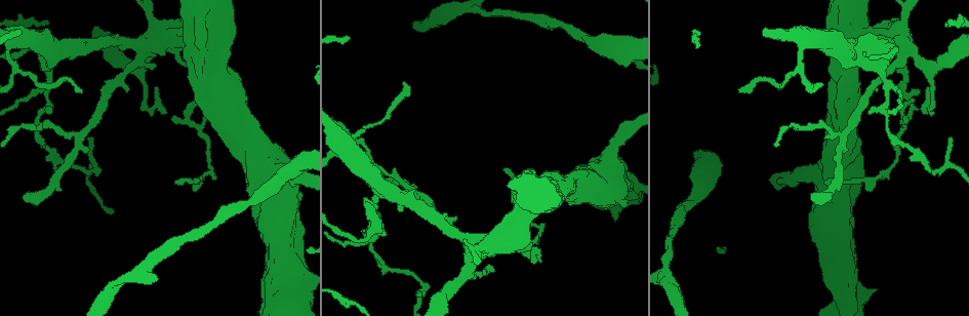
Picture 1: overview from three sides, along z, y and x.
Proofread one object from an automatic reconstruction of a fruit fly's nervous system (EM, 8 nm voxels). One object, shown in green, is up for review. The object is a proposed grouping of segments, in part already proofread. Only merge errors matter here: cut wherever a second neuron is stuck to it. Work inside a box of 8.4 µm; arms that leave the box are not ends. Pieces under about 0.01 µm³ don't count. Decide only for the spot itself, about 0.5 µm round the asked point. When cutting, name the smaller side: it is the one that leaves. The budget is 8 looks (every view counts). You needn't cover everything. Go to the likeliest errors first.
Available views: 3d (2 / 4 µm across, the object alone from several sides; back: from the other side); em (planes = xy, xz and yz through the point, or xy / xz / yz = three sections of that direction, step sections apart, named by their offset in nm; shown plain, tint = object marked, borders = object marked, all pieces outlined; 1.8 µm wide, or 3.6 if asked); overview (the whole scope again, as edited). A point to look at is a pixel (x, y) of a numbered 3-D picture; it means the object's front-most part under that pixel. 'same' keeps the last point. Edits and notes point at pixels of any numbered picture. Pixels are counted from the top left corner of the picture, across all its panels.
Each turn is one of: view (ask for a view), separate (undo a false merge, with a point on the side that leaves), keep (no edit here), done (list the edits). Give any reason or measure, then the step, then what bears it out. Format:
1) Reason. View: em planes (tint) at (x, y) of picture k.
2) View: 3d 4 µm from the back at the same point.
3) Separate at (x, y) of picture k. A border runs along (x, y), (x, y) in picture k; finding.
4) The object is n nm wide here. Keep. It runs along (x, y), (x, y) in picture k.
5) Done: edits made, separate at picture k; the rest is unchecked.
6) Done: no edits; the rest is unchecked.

Touches itself. View: em 3.6 µm xy step 16 (tint) at (846, 38) of picture 1.

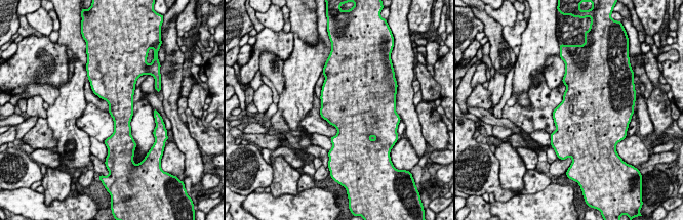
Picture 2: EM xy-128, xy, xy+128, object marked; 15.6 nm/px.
View: em 3.6 µm planes (borders) at the same point.

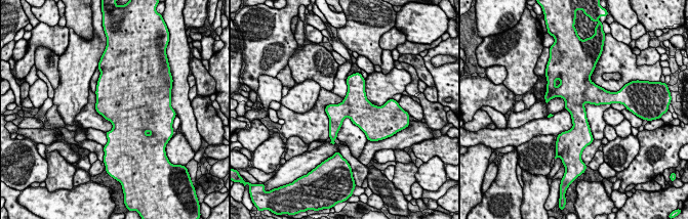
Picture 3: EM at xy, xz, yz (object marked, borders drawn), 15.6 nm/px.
Keep. One neuron here.

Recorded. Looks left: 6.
View: em planes (tint) at (906, 92) of picture 1.

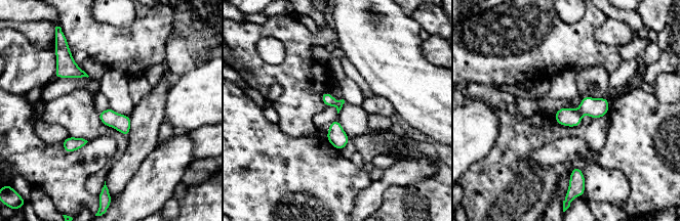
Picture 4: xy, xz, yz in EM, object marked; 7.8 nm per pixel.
Keep. It runs along (606, 101), (557, 118) in picture 4; one neuron here.

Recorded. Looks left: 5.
Small branch off a trunk. View: 3d 4 µm at (152, 43) of picture 1.

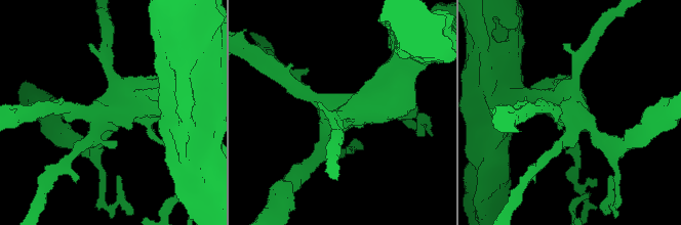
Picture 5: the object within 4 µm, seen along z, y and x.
View: em 3.6 µm planes (plain) at (571, 111) of picture 5.

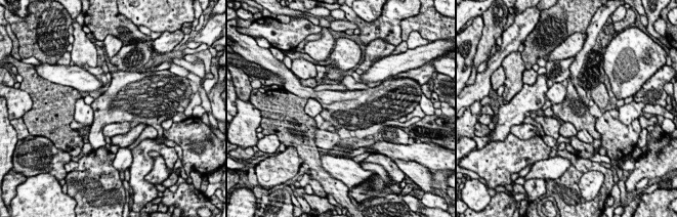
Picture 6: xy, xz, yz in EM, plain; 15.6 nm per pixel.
View: em 3.6 µm planes (tint) at the same point.

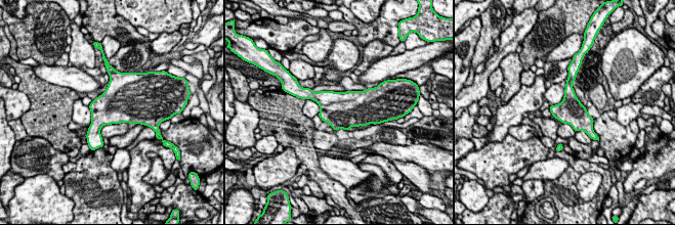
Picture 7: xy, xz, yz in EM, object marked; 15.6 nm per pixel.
Keep. Continuous, no second neuron.

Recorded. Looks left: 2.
Done: no edits; the rest is unchecked.

